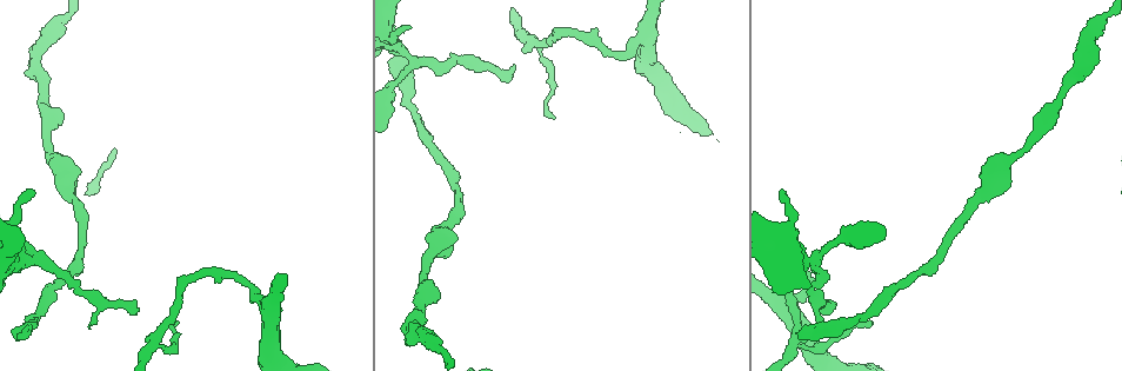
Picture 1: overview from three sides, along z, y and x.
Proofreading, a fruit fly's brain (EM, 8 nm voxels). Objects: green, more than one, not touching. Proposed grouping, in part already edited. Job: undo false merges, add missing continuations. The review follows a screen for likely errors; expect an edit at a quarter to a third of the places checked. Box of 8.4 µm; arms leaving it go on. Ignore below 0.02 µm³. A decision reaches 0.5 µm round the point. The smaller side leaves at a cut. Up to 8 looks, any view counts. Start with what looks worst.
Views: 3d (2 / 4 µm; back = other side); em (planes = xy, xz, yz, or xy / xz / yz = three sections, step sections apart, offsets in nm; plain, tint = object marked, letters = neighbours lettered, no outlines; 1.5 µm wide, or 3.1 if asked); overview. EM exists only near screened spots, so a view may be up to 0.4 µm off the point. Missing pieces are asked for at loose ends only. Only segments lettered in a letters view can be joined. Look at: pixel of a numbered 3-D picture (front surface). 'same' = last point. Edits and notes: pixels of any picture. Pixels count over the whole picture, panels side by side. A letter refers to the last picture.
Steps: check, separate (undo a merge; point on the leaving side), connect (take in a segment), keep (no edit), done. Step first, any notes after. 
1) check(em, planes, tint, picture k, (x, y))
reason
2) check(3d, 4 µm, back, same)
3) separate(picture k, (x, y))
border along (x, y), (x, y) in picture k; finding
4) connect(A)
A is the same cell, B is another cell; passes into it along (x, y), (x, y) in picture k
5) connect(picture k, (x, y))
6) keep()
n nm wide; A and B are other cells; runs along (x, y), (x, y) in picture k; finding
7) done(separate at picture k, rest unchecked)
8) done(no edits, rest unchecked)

check(3d, 4 µm, picture 1, (513, 64))
an open end

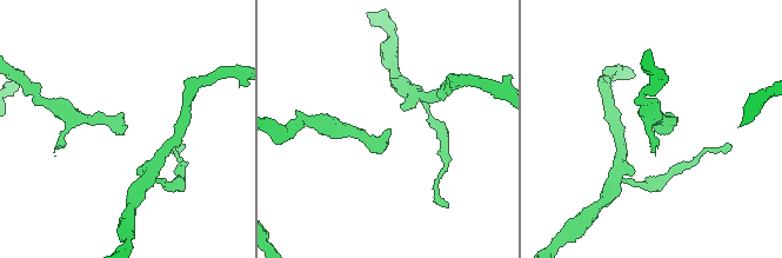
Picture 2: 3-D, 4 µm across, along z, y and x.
check(em, planes, tint, picture 2, (390, 129))
need the tissue

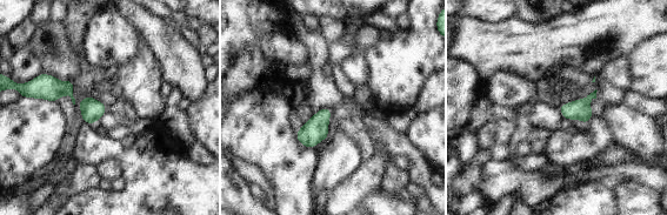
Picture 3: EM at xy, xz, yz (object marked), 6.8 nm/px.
check(em, planes, letters, same)

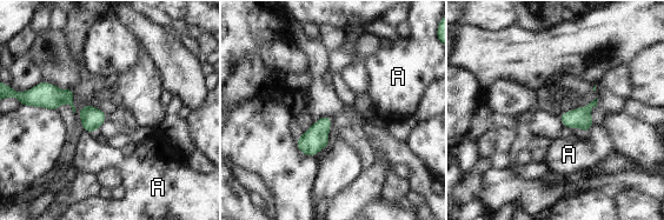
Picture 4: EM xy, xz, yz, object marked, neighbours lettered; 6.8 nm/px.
keep()
A is another cell; runs along (39, 102), (66, 99), (78, 113), (104, 118) in picture 4; no lettered segment goes on from it

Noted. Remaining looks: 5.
check(em, yz, step 4, plain, picture 1, (25, 333))
an open end

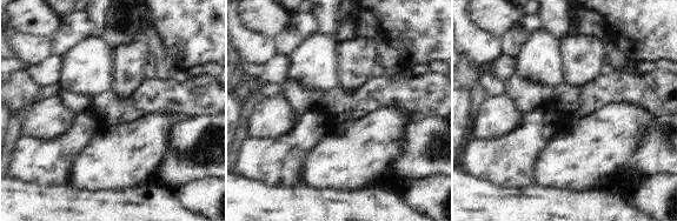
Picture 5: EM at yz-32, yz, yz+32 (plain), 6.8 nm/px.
check(em, yz, step 4, letters, same)
what lies round it

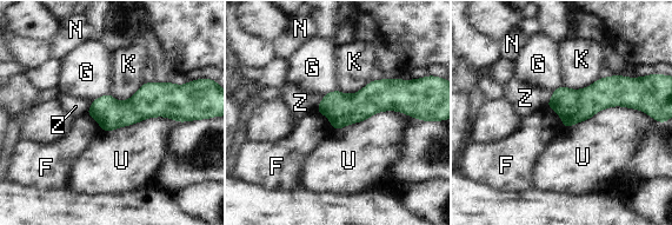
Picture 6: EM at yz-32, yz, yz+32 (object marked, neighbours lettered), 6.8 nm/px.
connect(Z)
200 nm wide; Z is the same cell, F, G, K, N and U are other cells; passes into it along (573, 106), (550, 99), (525, 98) in picture 6; it goes on there

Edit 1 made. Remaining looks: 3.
done(connect at picture 6, rest unchecked)

